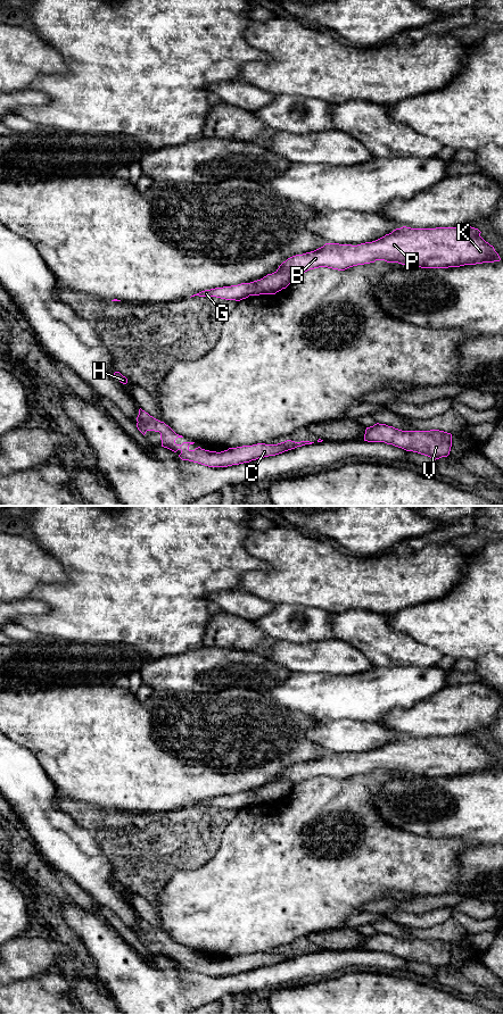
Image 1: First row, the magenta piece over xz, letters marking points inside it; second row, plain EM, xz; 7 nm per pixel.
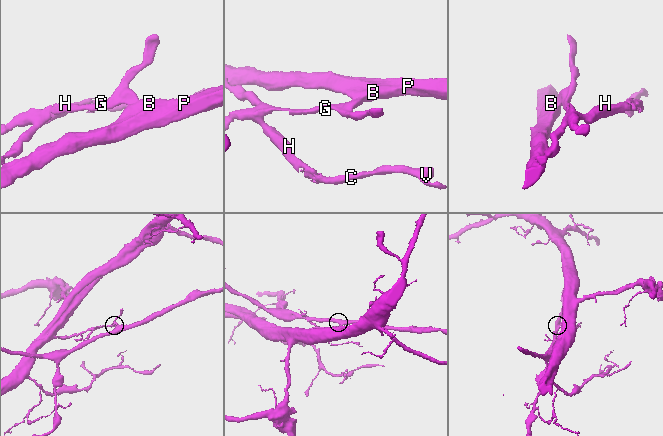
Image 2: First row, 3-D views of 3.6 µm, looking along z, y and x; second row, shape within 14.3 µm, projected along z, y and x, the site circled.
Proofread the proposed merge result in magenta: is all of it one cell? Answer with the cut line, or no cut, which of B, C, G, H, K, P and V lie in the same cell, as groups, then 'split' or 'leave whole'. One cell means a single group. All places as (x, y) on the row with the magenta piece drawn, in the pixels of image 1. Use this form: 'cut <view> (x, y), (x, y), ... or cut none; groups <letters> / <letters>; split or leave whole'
cut xz (277, 269), (289, 272), (293, 275); groups B K P / C G H V; split

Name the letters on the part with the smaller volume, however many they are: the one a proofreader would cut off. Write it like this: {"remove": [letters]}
{"remove": ["B", "K", "P"]}

